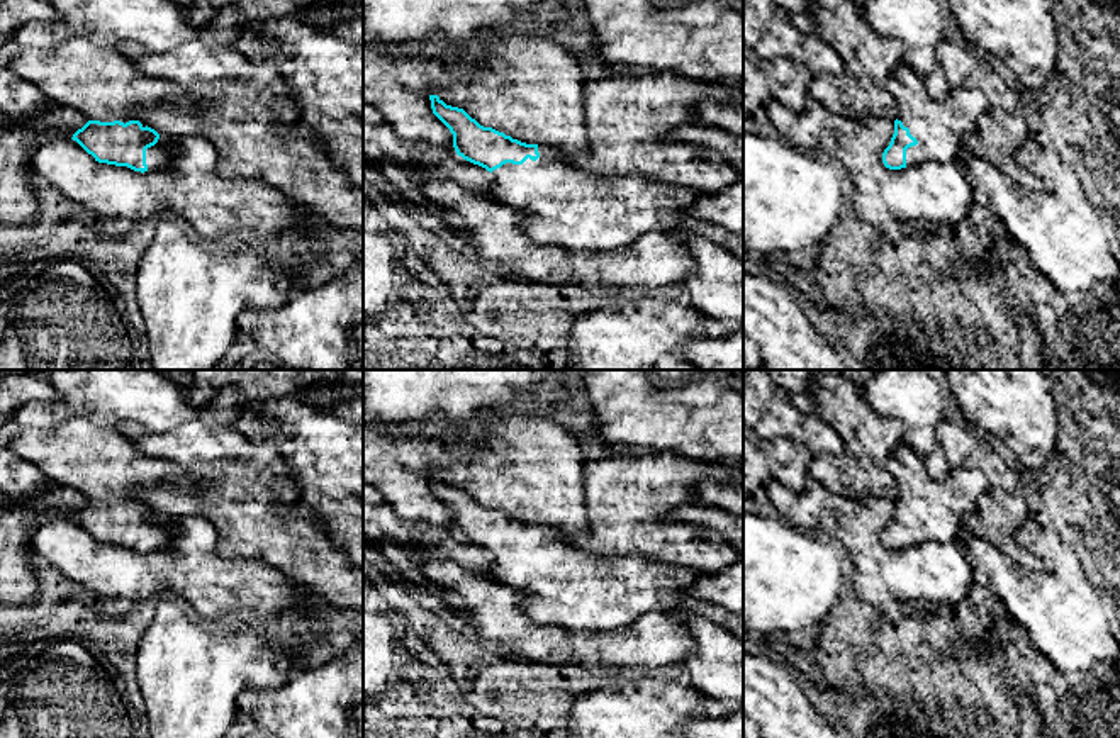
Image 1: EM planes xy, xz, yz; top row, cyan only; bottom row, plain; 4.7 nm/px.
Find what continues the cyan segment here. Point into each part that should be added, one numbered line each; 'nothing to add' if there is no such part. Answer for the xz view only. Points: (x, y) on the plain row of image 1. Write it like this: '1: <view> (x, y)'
1: xz (562, 584)

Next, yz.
1: yz (939, 506)

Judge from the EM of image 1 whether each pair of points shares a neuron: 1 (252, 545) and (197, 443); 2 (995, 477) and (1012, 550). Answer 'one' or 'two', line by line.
1: one
2: one

